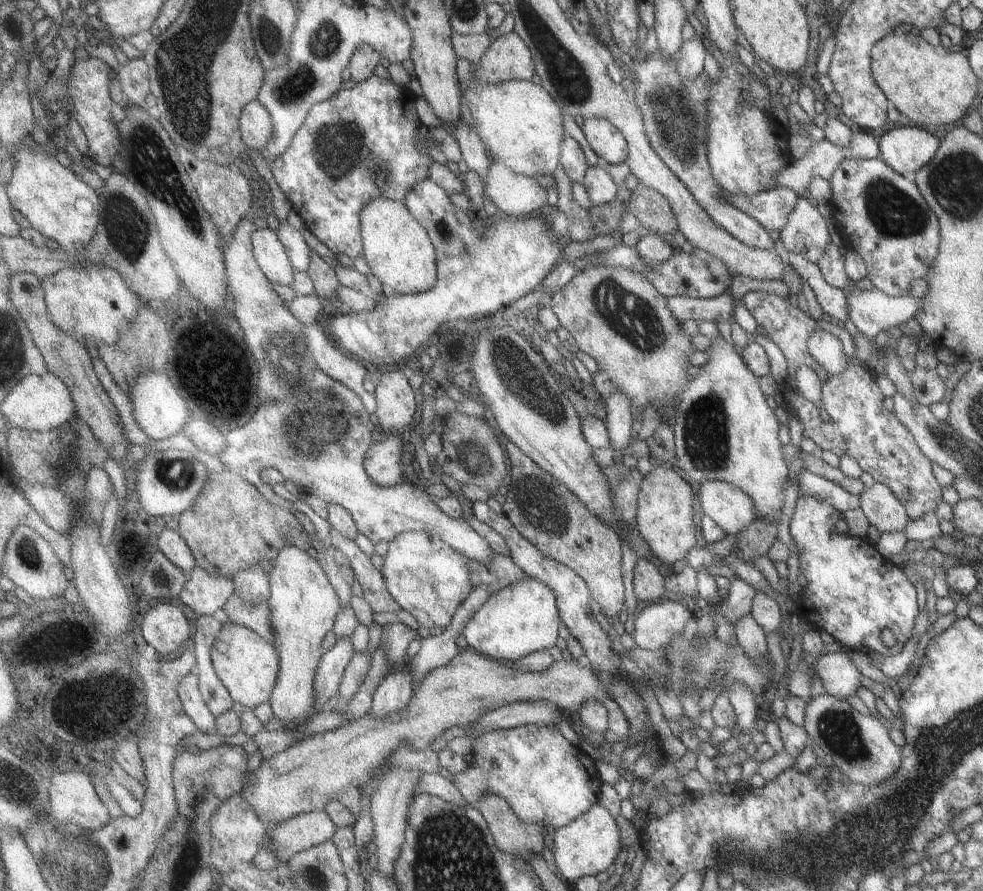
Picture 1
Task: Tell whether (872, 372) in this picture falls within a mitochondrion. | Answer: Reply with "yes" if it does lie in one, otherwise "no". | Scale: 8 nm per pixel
no

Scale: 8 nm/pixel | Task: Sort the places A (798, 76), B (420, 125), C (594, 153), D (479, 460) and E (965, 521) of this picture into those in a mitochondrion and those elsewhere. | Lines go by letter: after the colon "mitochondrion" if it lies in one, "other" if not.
A: other
B: other
C: other
D: mitochondrion
E: other

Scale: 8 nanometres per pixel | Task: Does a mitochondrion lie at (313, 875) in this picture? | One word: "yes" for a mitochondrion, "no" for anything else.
yes

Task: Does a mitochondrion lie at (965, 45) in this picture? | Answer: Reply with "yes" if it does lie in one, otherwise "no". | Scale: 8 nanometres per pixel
no

